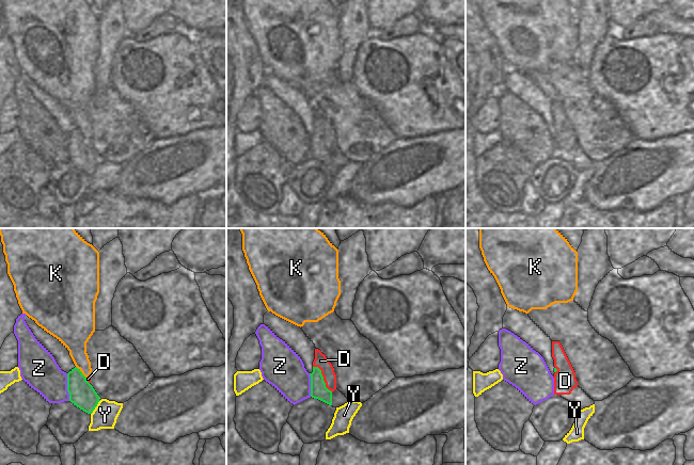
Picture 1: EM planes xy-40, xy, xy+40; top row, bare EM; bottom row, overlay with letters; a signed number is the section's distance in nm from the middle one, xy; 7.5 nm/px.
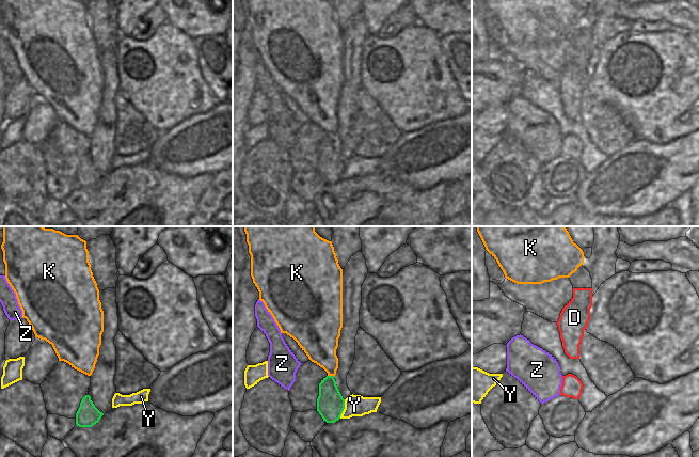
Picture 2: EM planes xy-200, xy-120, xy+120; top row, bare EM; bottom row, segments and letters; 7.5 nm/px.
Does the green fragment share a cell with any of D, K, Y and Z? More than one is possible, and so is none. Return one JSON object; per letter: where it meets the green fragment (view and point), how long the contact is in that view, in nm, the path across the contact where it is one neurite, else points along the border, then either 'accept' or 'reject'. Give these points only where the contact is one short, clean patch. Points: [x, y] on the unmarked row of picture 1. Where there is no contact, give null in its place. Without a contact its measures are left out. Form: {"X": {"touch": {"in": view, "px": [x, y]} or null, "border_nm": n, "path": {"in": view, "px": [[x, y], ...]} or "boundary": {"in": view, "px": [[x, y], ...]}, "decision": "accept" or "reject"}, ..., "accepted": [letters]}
{"D": {"touch": {"in": "xy", "px": [322, 139]}, "border_nm": 240, "path": {"in": "xy", "px": [[318, 151], [322, 146], [322, 139], [320, 122]]}, "decision": "accept"}, "K": {"touch": {"in": "xy-40", "px": [81, 133]}, "border_nm": 120, "decision": "reject"}, "Y": {"touch": {"in": "xy-40", "px": [95, 167]}, "border_nm": 130, "decision": "reject"}, "Z": {"touch": {"in": "xy-40", "px": [67, 148]}, "border_nm": 200, "boundary": {"in": "xy-40", "px": [[66, 134], [66, 151], [69, 161]]}, "decision": "reject"}, "accepted": ["D"]}

